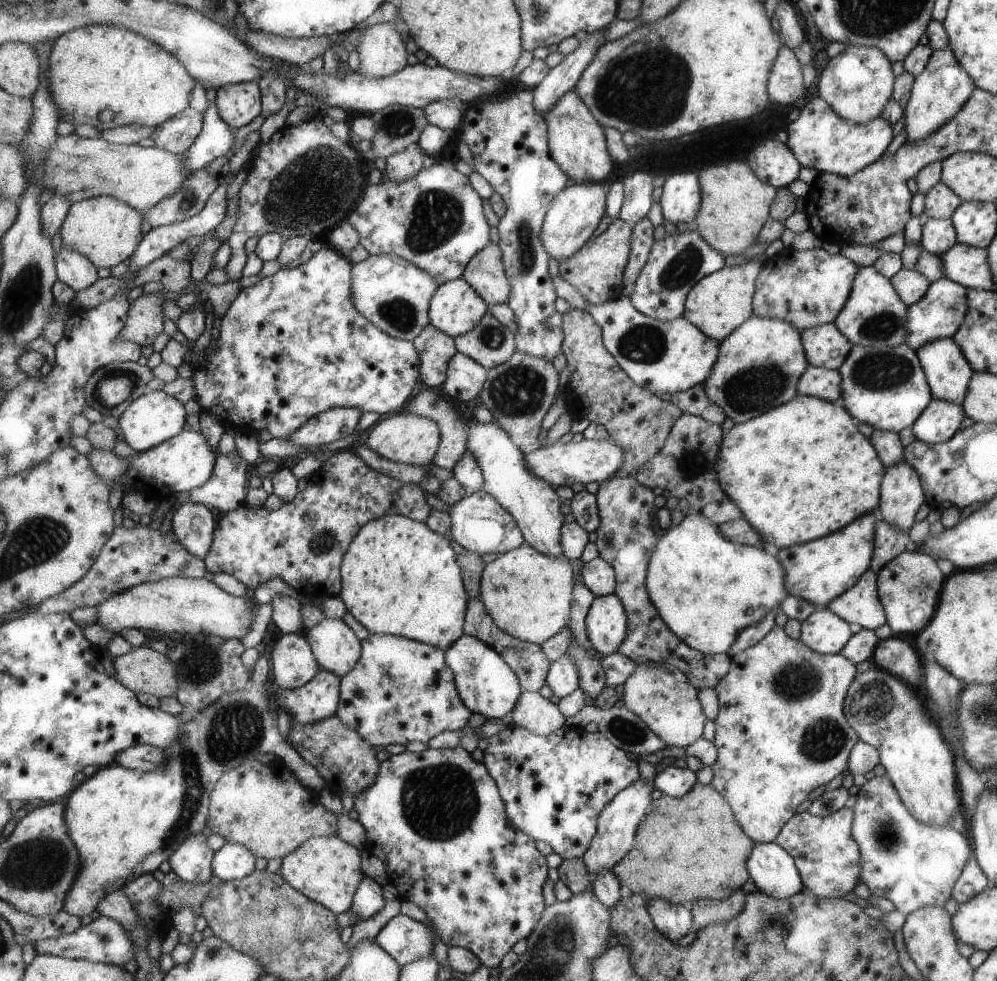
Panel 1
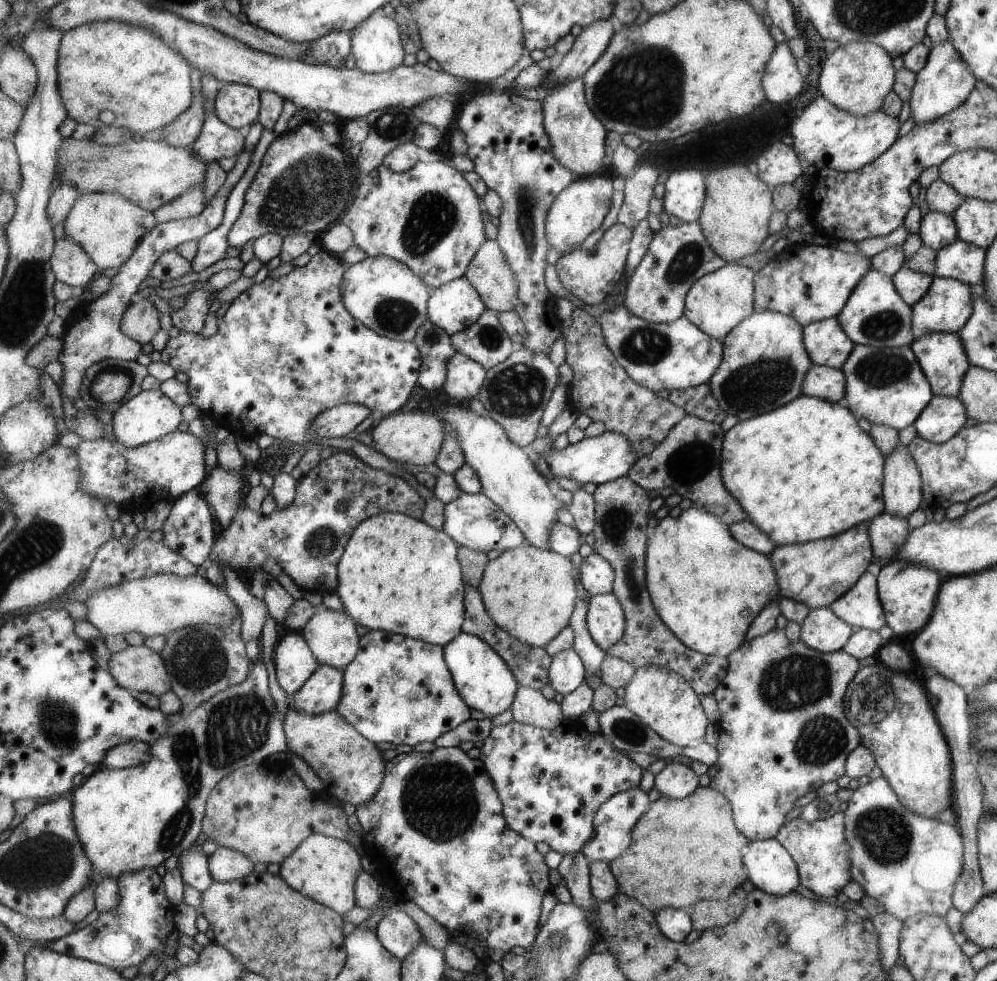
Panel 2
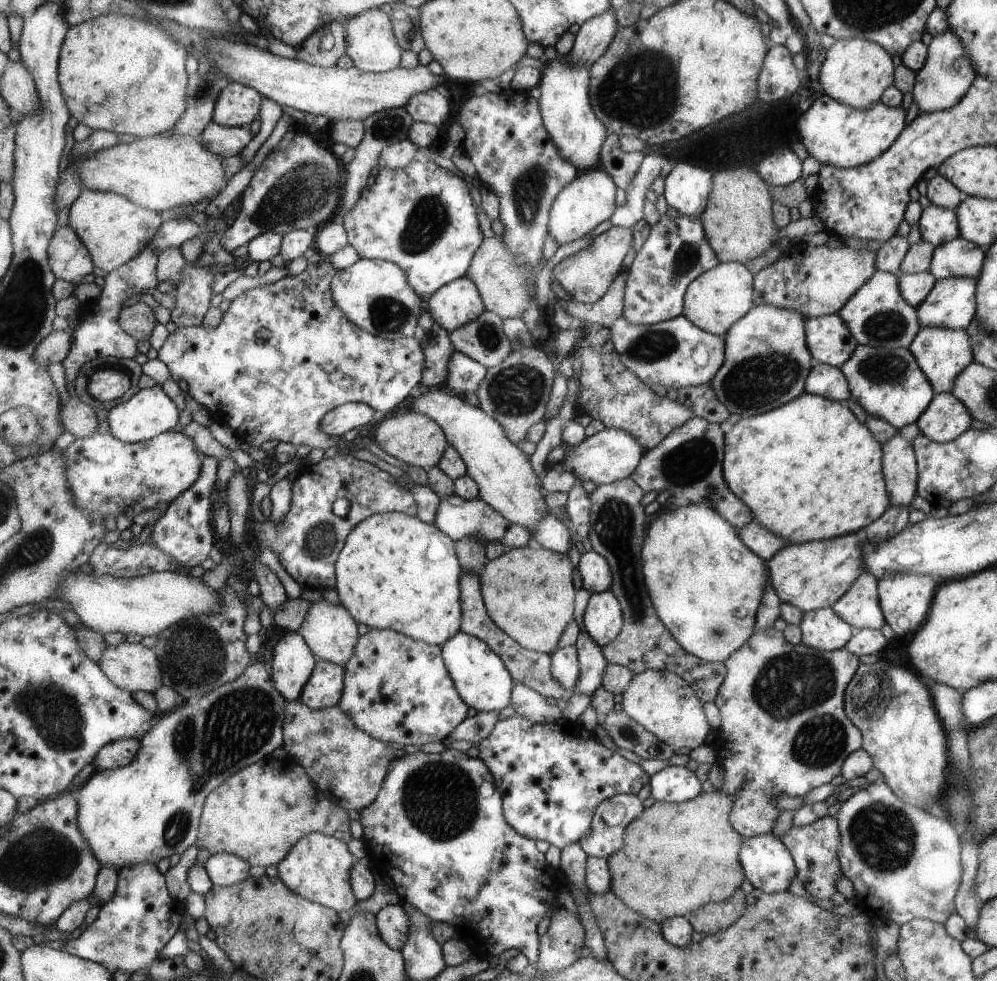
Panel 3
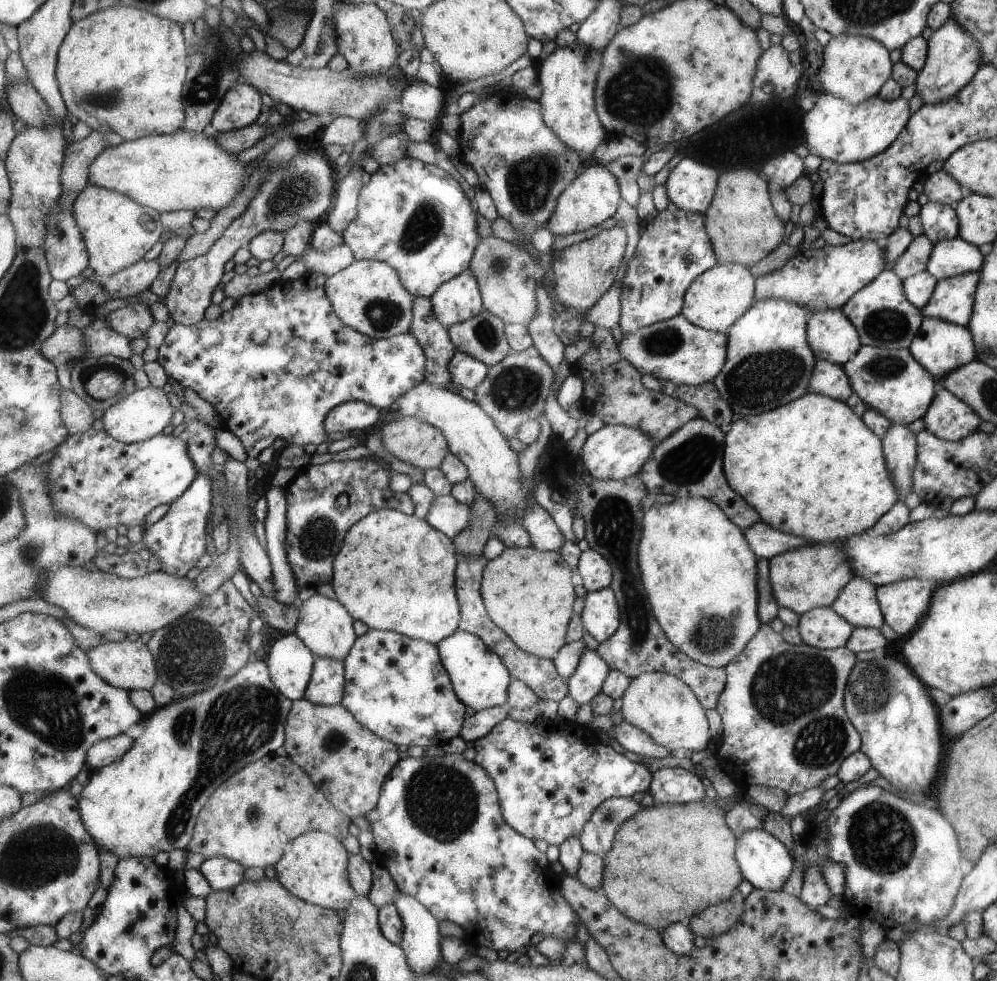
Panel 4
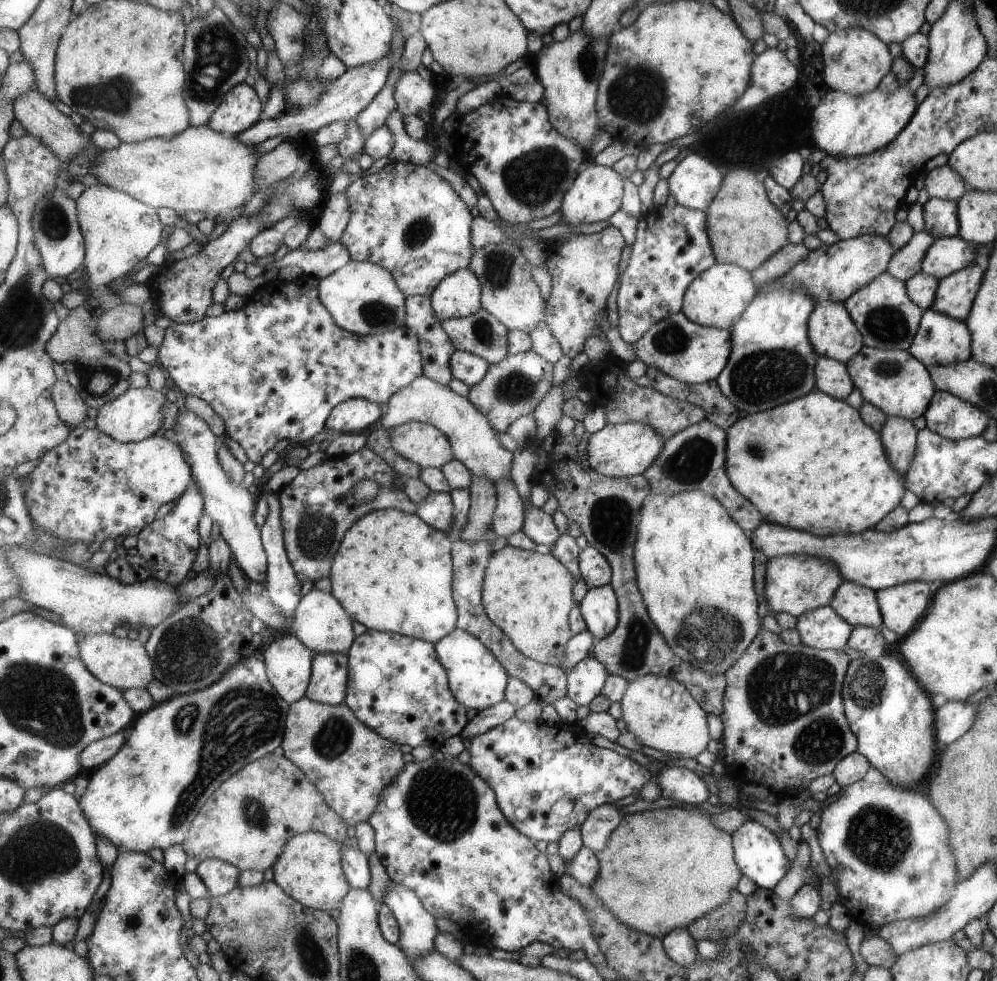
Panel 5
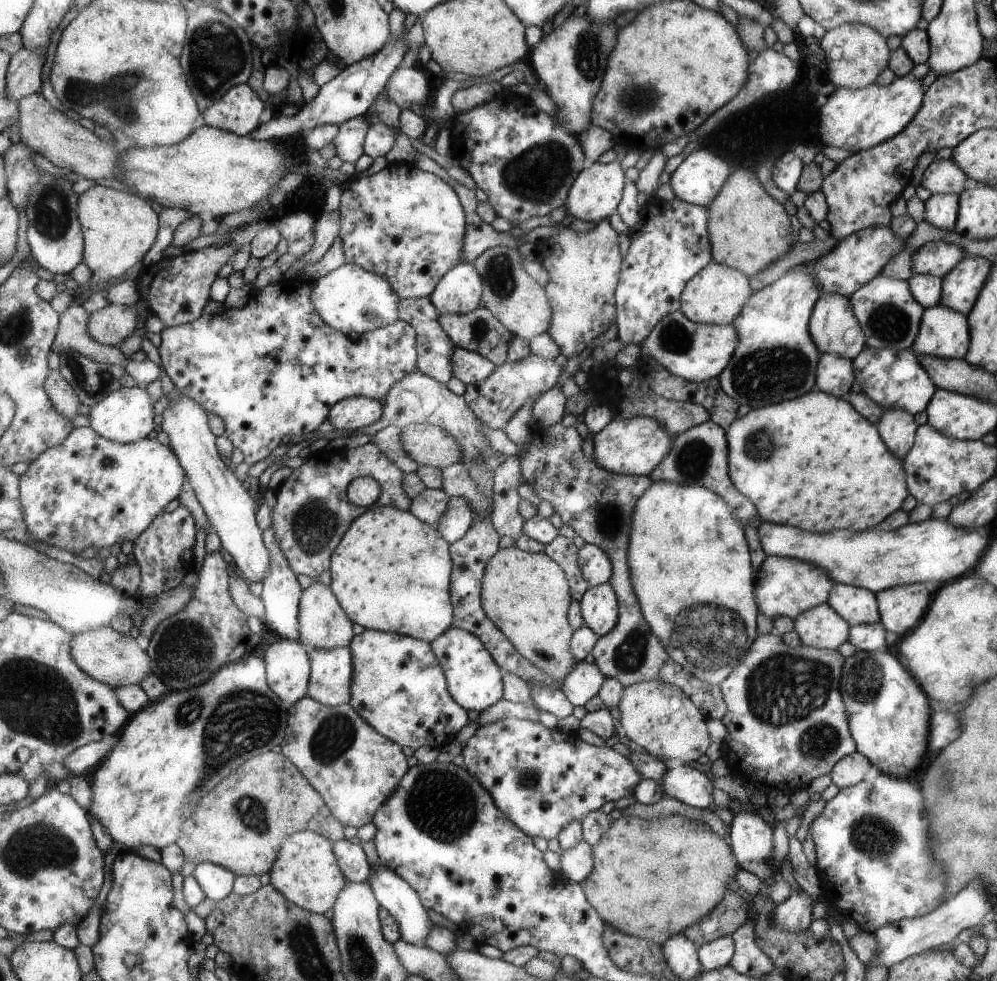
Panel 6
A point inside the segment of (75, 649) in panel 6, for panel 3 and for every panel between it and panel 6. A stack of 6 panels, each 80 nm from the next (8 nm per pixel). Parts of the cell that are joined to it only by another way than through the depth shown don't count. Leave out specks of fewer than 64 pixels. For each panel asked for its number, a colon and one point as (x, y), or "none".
3: (133, 667)
4: (128, 665)
5: (121, 662)

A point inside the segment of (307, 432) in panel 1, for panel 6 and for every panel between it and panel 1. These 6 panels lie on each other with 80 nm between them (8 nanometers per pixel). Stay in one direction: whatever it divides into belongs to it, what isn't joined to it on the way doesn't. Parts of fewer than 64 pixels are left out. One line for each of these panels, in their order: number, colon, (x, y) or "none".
2: (338, 421)
3: (349, 416)
4: (353, 415)
5: (356, 414)
6: (354, 413)

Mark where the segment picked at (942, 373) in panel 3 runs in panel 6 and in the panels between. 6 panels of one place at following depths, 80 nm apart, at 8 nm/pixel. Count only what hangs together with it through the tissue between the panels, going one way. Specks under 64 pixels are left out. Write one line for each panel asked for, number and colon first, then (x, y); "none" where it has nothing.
4: (939, 347)
5: (940, 339)
6: (944, 333)

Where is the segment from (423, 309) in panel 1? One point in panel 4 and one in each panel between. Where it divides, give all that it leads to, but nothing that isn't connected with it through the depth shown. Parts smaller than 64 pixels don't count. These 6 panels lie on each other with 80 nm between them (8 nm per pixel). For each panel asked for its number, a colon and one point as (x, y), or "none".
2: (384, 293)
3: (375, 294)
4: (368, 296)

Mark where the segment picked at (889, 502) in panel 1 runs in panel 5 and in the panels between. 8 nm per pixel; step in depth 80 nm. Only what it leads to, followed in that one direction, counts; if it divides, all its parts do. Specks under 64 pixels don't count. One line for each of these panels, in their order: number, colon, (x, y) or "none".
2: (901, 489)
3: (900, 474)
4: (898, 442)
5: (898, 435)

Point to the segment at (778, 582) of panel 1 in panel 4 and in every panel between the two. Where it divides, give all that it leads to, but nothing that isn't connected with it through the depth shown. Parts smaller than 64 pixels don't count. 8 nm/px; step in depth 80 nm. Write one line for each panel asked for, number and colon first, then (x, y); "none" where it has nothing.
2: (708, 588)
3: (706, 586)
4: (700, 574)

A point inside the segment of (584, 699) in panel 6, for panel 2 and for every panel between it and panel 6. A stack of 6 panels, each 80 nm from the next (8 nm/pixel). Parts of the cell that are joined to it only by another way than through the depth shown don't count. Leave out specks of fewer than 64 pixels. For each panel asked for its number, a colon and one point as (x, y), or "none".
2: (593, 655)
3: (593, 663)
4: (591, 675)
5: (586, 681)

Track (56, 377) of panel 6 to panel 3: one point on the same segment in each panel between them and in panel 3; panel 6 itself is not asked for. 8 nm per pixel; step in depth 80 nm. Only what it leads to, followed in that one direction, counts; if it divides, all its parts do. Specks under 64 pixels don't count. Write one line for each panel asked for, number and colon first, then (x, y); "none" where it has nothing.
3: (80, 419)
4: (77, 415)
5: (72, 408)

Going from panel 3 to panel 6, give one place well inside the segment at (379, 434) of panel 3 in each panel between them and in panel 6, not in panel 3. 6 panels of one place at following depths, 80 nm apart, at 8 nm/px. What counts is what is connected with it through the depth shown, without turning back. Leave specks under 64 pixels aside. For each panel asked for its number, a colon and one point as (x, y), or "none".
4: (416, 442)
5: (427, 446)
6: (430, 445)

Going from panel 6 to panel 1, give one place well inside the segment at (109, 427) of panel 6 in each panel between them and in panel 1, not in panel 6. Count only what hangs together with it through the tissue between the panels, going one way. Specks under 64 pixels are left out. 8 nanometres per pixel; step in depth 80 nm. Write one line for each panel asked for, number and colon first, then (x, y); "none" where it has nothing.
1: (155, 417)
2: (150, 415)
3: (150, 413)
4: (145, 413)
5: (137, 415)

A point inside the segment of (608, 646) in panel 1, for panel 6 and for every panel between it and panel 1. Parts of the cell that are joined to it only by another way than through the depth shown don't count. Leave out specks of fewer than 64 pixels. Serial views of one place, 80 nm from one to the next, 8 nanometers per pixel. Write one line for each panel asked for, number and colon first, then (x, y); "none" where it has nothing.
2: (606, 618)
3: (603, 618)
4: (601, 614)
5: (601, 609)
6: (600, 606)

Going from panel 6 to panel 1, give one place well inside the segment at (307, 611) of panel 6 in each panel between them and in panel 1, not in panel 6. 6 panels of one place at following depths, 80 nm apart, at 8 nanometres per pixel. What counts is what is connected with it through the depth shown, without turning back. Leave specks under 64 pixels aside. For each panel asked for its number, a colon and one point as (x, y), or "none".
1: (337, 649)
2: (332, 635)
3: (330, 630)
4: (325, 625)
5: (322, 623)

